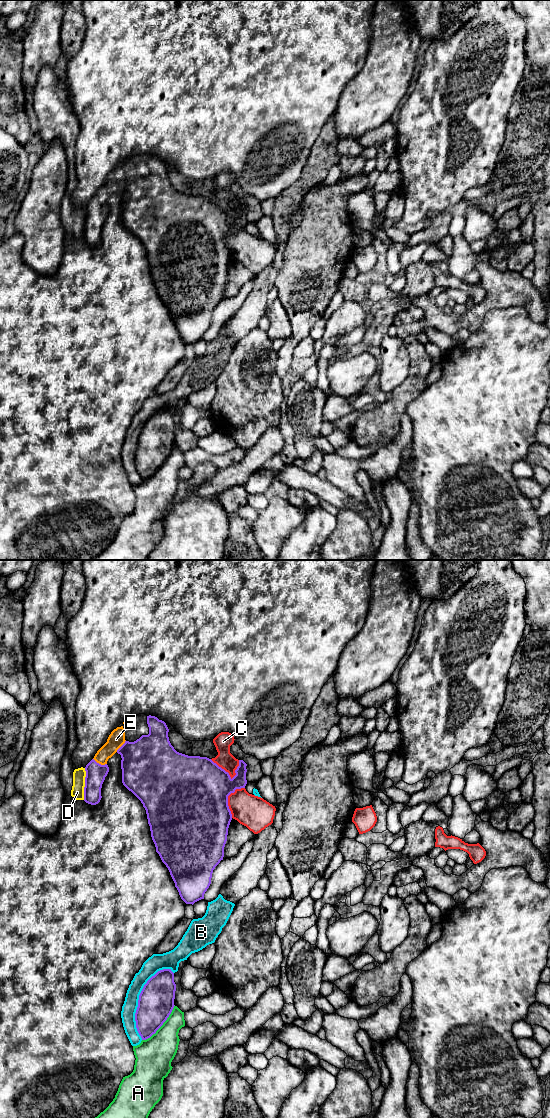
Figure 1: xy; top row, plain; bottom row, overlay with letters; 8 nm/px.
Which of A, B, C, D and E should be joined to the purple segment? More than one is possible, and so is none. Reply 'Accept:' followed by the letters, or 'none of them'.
Accept: E

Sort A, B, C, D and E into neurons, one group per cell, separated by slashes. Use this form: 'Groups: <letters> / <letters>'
Groups: A / B / C / D / E

